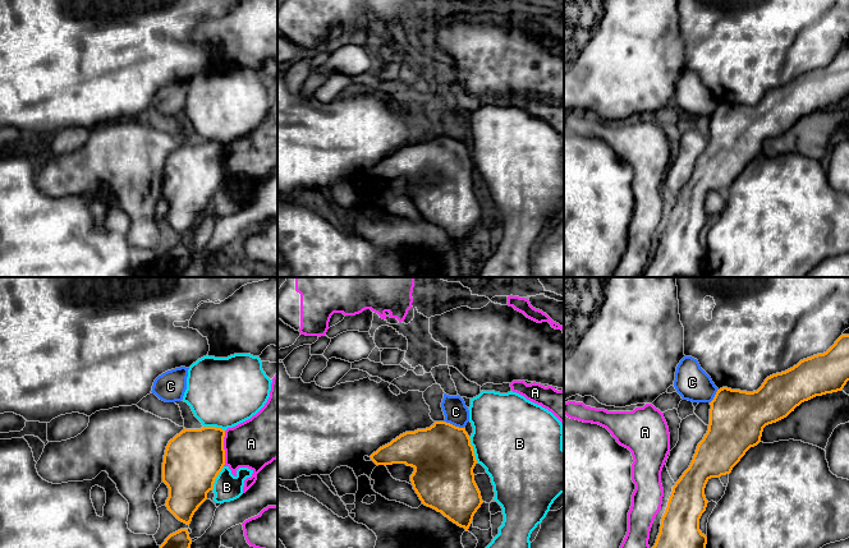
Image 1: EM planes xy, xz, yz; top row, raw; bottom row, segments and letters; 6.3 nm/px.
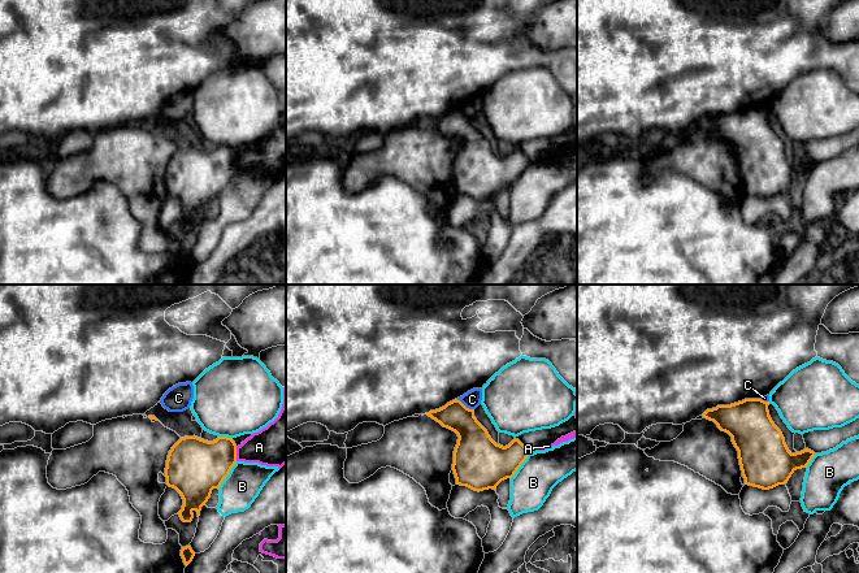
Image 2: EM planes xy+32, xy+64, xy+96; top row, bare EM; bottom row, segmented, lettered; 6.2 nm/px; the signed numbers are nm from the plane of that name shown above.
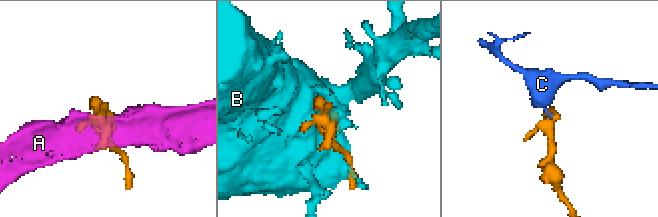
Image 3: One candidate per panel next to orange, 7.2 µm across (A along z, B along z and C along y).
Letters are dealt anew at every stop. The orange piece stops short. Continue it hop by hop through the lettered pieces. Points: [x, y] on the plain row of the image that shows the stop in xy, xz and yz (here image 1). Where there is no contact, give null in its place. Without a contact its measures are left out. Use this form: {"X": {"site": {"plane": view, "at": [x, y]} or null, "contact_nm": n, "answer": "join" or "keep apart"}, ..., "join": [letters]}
{"A": {"site": {"plane": "xy", "at": [223, 162]}, "contact_nm": 220, "answer": "keep apart"}, "B": {"site": {"plane": "xz", "at": [473, 164]}, "contact_nm": 170, "answer": "keep apart"}, "C": {"site": {"plane": "xz", "at": [454, 139]}, "contact_nm": 140, "answer": "keep apart"}, "join": []}

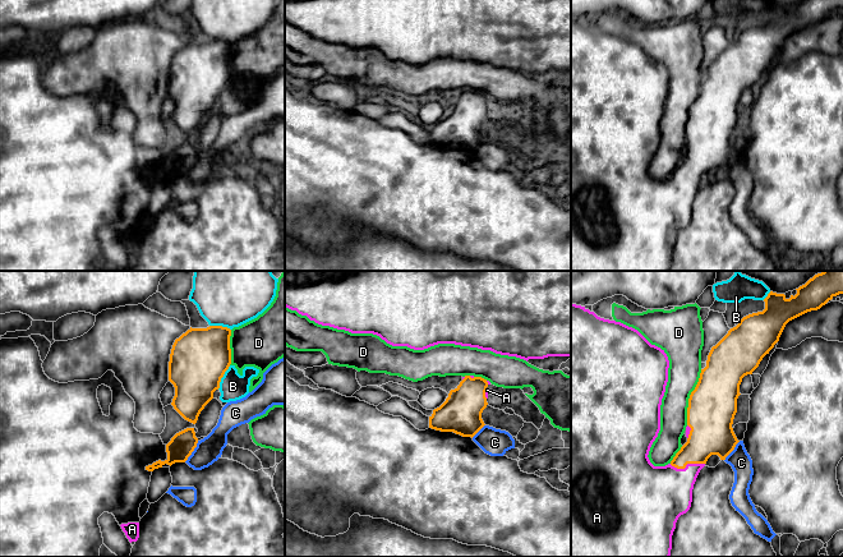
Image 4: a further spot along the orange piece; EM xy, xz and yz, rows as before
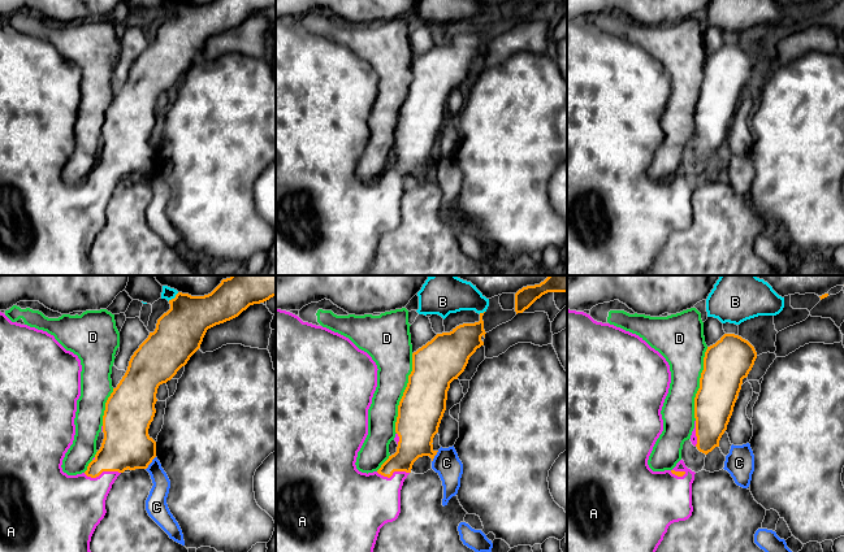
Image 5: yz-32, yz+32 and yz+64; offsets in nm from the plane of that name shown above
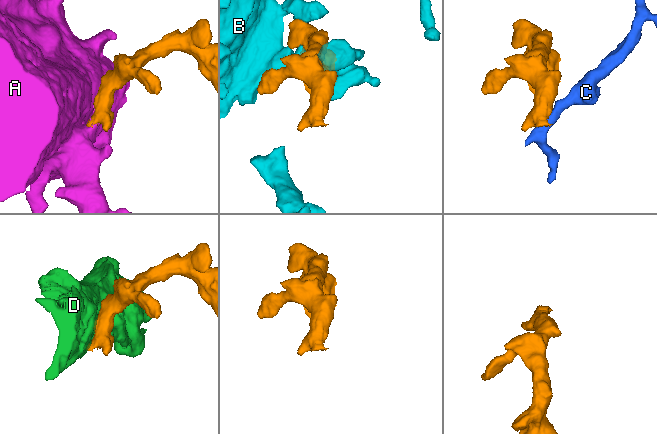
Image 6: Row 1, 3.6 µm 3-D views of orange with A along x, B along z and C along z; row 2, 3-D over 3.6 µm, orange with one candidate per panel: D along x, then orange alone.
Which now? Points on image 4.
{"A": {"site": {"plane": "yz", "at": [686, 178]}, "contact_nm": 220, "answer": "join"}, "B": {"site": {"plane": "xy", "at": [222, 90]}, "contact_nm": 170, "answer": "keep apart"}, "C": {"site": {"plane": "xy", "at": [193, 164]}, "contact_nm": 160, "answer": "keep apart"}, "D": {"site": {"plane": "yz", "at": [690, 111]}, "contact_nm": 360, "answer": "keep apart"}, "join": ["A"]}

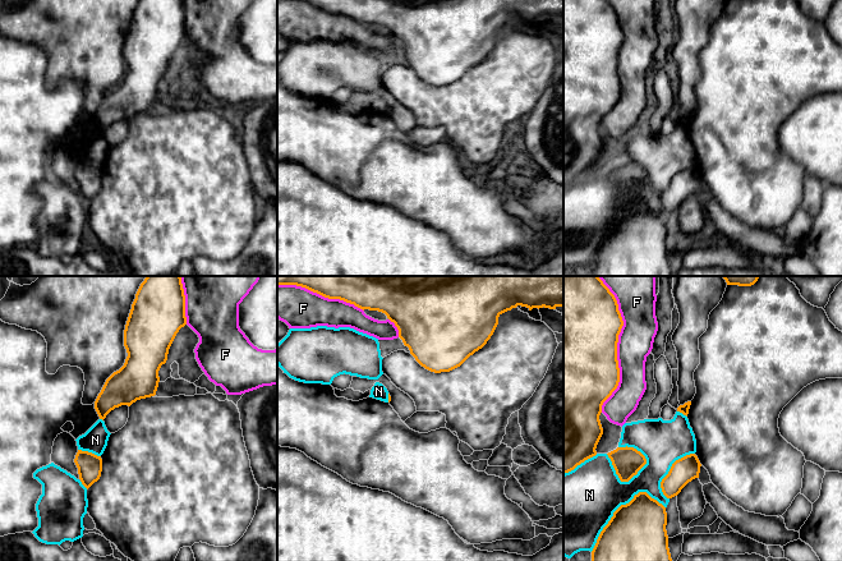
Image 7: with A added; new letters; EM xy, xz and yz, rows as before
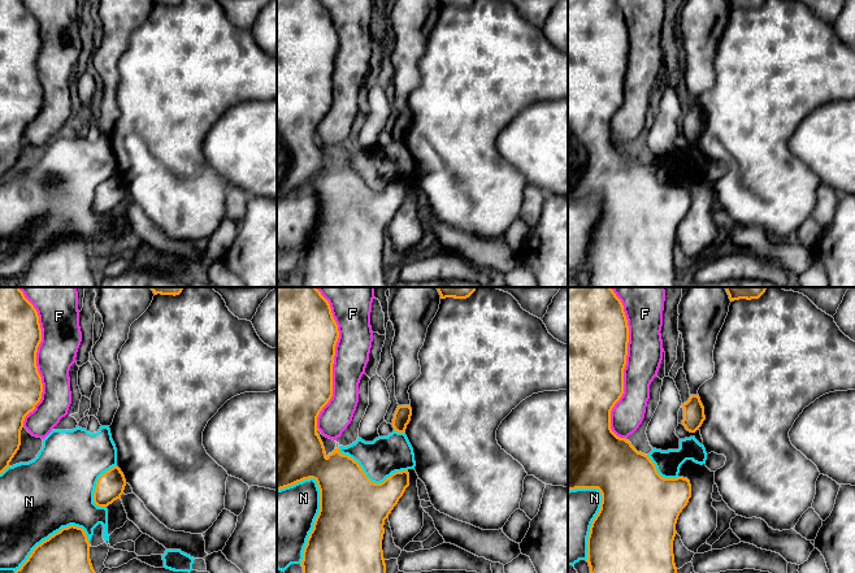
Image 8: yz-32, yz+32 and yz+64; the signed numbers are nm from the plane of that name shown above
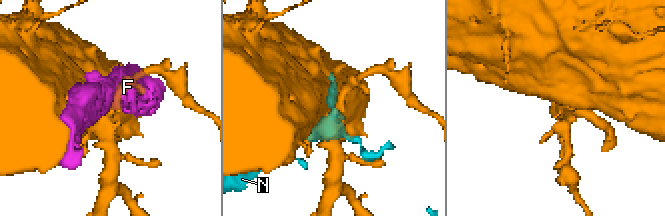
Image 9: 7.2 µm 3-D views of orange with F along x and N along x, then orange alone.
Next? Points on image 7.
{"F": {"site": {"plane": "yz", "at": [616, 63]}, "contact_nm": 800, "answer": "keep apart"}, "N": {"site": {"plane": "yz", "at": [620, 220]}, "contact_nm": 550, "answer": "keep apart"}, "join": []}

